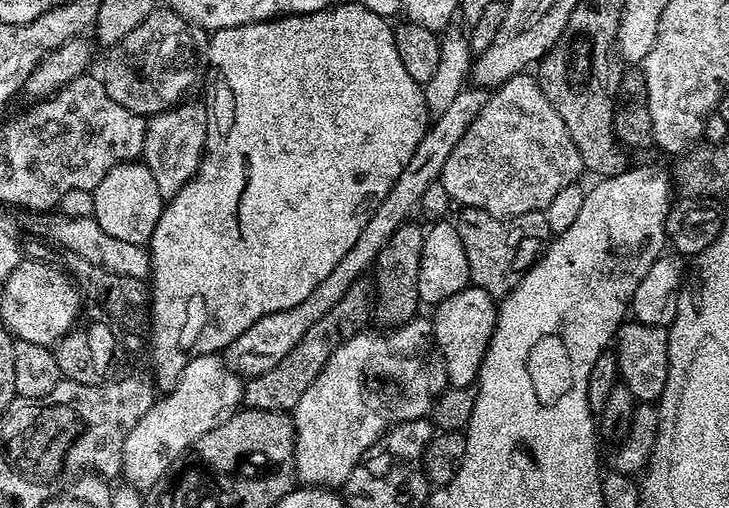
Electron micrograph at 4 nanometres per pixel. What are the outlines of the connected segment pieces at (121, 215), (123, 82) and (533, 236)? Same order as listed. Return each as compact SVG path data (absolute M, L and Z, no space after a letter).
M129 162L114 166L106 174L106 178L102 178L102 182L98 182L98 186L92 189L91 193L93 196L92 216L98 222L98 226L102 226L102 230L106 230L106 234L119 238L121 242L147 245L154 234L154 226L158 226L158 218L162 214L166 200L158 192L154 176L145 163Z
M157 6L154 11L126 38L116 41L107 49L102 79L106 94L126 106L136 116L149 118L156 113L175 109L196 84L196 75L202 68L201 33L195 24L172 11L167 6Z
M464 208L461 216L454 220L458 238L462 238L462 250L466 250L468 278L475 287L486 290L493 298L503 298L512 291L521 276L540 258L541 252L548 247L554 233L547 224L544 212L527 212L511 218L491 216L480 208Z

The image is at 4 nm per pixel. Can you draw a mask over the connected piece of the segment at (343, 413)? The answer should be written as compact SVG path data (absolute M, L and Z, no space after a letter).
M415 318L391 330L363 330L349 335L330 354L329 360L290 412L296 427L296 479L304 486L339 489L354 466L388 429L407 420L423 420L448 384L444 359L436 351L431 319Z

